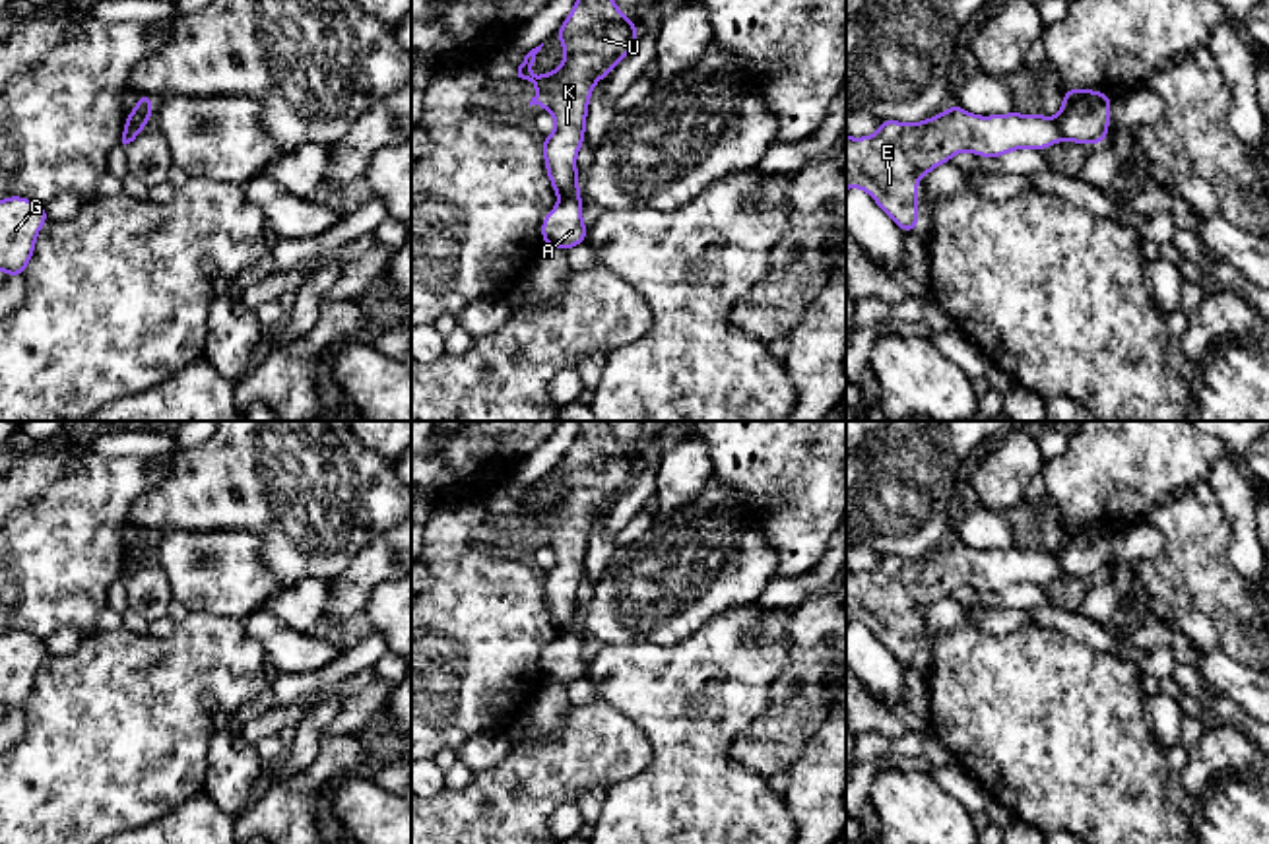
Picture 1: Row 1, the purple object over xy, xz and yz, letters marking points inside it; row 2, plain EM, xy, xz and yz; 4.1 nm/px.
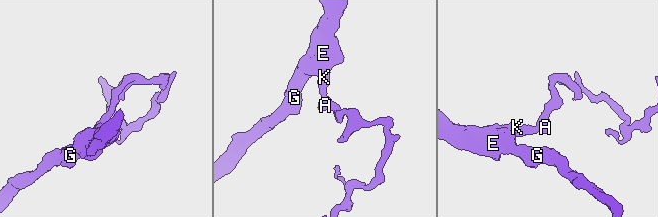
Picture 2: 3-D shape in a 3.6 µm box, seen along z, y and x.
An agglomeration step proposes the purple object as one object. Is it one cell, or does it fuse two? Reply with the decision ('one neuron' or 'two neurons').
two neurons

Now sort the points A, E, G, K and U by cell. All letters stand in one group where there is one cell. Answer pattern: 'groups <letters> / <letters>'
groups A / E G K U

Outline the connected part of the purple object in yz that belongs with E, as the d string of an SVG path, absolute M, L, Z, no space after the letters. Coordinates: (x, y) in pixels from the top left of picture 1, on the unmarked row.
M959 539L924 557L881 555L867 572L846 570L846 625L863 623L898 660L918 664L918 613L953 590L1003 592L1013 584L1046 584L1063 570L1044 549L976 551Z

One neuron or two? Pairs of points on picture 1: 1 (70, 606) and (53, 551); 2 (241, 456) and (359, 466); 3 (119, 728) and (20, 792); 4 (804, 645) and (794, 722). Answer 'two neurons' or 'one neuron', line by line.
1: one neuron
2: one neuron
3: one neuron
4: one neuron

